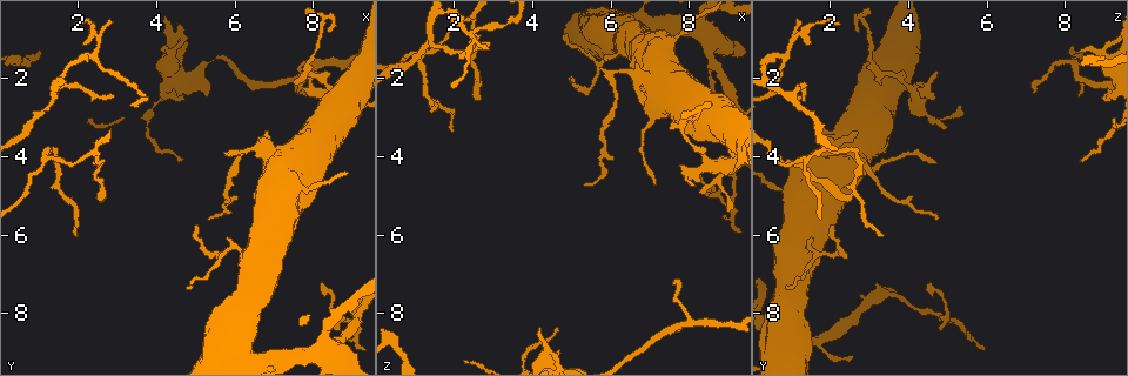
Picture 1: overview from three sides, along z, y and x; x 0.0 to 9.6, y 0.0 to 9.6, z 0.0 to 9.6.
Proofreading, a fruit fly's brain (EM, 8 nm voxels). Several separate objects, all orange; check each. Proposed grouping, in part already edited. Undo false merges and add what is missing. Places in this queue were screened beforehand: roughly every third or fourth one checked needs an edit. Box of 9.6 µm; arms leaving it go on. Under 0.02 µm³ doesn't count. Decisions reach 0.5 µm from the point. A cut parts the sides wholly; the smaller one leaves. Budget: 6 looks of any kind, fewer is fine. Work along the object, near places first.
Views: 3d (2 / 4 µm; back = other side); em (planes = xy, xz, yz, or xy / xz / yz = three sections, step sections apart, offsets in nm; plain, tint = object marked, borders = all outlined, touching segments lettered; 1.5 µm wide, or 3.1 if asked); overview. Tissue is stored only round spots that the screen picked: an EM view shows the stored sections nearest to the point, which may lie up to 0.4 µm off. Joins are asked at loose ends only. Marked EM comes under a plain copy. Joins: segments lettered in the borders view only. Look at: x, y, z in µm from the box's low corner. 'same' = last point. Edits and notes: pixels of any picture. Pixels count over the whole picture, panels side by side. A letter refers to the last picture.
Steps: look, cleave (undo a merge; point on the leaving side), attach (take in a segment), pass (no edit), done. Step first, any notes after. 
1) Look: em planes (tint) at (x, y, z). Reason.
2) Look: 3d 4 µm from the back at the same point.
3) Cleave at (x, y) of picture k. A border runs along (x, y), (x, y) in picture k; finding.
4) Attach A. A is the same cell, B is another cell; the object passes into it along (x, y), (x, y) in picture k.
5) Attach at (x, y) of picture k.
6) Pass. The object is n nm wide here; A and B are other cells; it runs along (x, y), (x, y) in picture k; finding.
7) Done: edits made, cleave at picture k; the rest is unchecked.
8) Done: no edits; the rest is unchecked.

Look: em planes (borders) at (4.80, 7.35, 0.90). Tapers out.

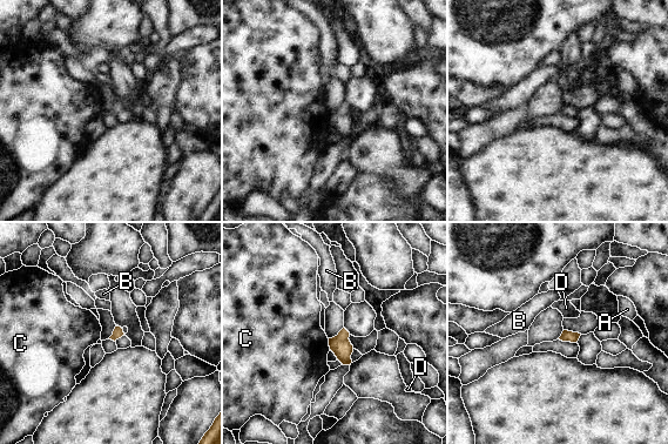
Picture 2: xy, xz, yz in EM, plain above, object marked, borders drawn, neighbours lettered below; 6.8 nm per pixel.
Pass. A, B, C and D are other cells; a border runs along (328, 338), (330, 349) in picture 2; no lettered segment goes on from it.

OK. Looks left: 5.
Look: 3d 2 µm at (2.65, 5.00, 2.55). Branch stops here.

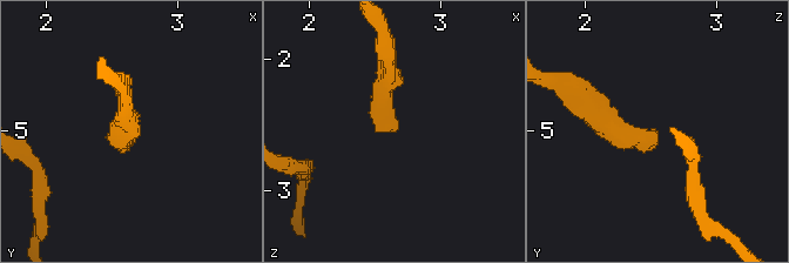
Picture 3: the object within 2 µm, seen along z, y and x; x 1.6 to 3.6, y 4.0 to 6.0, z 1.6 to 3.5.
Look: em planes (borders) at (2.64, 5.06, 2.56).

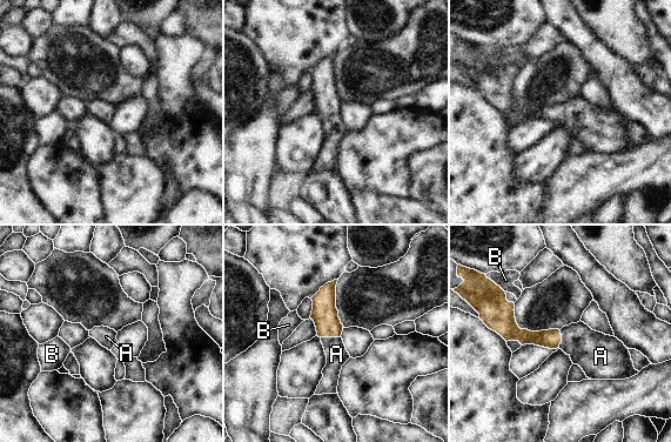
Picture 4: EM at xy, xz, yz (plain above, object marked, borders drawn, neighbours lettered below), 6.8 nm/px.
Attach A. A is the same cell, B is another cell; the object passes into it along (324, 314), (330, 336), (336, 354) in picture 4; it goes on there.

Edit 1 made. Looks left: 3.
Look: 3d 4 µm from the back at (6.10, 3.90, 1.85).

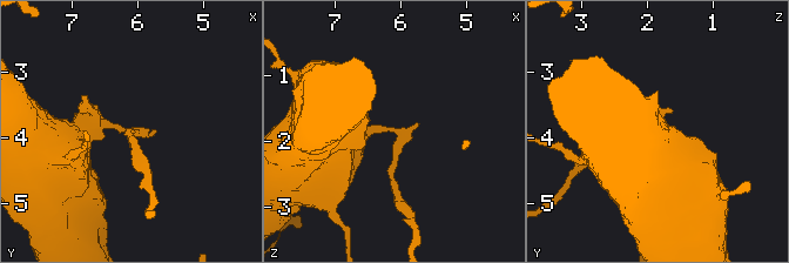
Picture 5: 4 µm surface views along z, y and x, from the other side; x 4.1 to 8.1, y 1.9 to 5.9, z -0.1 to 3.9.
Look: em planes (borders) at (6.05, 3.90, 1.85).

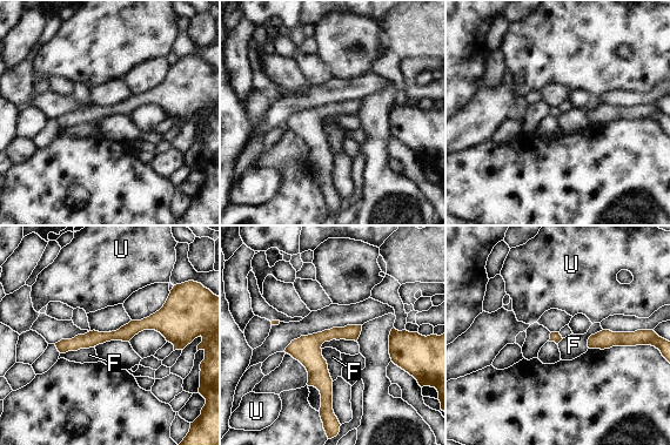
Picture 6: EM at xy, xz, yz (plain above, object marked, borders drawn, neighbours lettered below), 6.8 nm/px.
Pass. The object is 70 nm wide here; F and U are other cells; it runs along (162, 325), (59, 345) in picture 6; continuous, no second neuron.

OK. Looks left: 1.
Done: edits made, attach at picture 4; the rest is unchecked.

